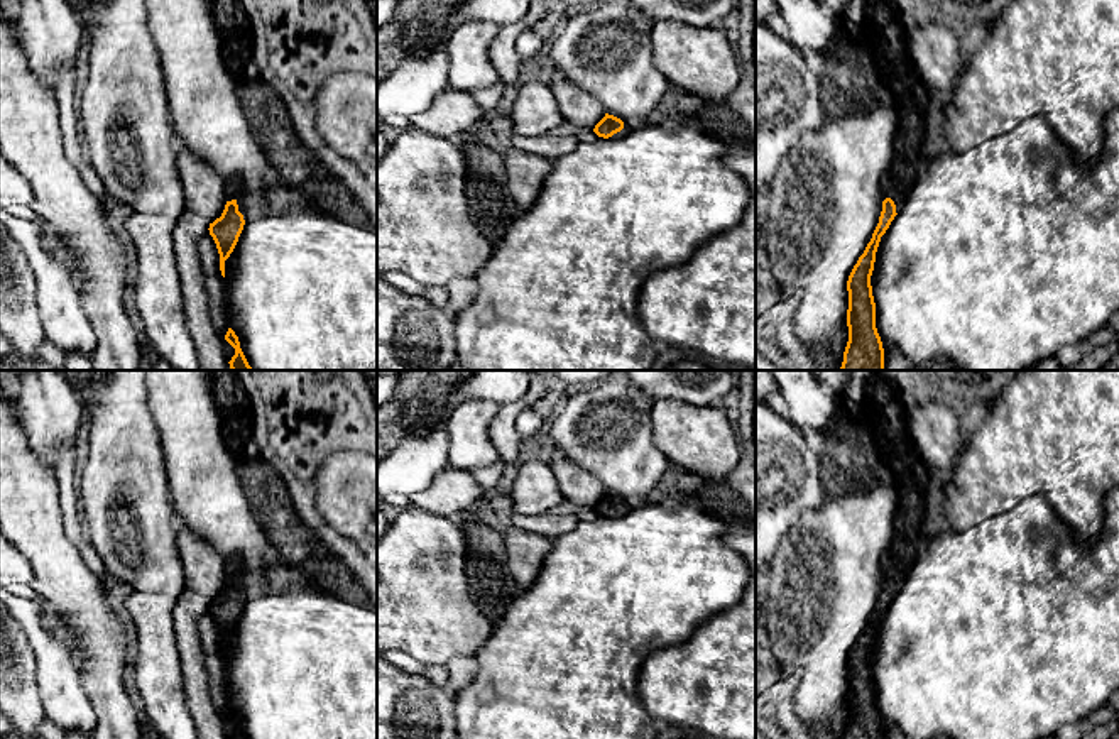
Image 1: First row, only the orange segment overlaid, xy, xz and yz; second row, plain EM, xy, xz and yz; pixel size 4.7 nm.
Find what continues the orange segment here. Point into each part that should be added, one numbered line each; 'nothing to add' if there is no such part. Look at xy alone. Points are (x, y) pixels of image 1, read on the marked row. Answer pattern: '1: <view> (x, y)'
1: xy (232, 188)

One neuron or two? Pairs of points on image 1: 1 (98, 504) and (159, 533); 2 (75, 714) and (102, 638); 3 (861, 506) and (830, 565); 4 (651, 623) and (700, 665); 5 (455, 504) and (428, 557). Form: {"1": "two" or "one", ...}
{"1": "one", "2": "two", "3": "one", "4": "two", "5": "two"}

